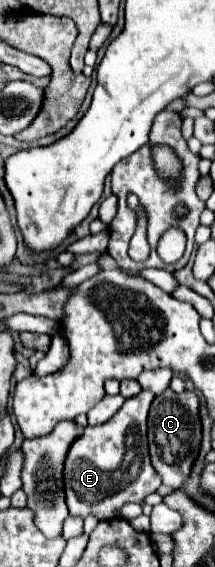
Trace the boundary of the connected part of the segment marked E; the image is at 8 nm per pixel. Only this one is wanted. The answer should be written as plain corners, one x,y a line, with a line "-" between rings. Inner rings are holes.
141,390
137,396
127,398
123,408
117,410
117,414
99,426
85,426
85,432
81,438
77,438
67,454
65,460
65,496
67,496
67,506
71,516
87,518
95,516
99,522
115,518
115,512
127,504
127,502
137,502
143,506
143,514
151,514
151,506
145,504
145,498
153,494
161,486
161,476
155,472
149,460
149,450
147,450
147,412
153,402
153,392

